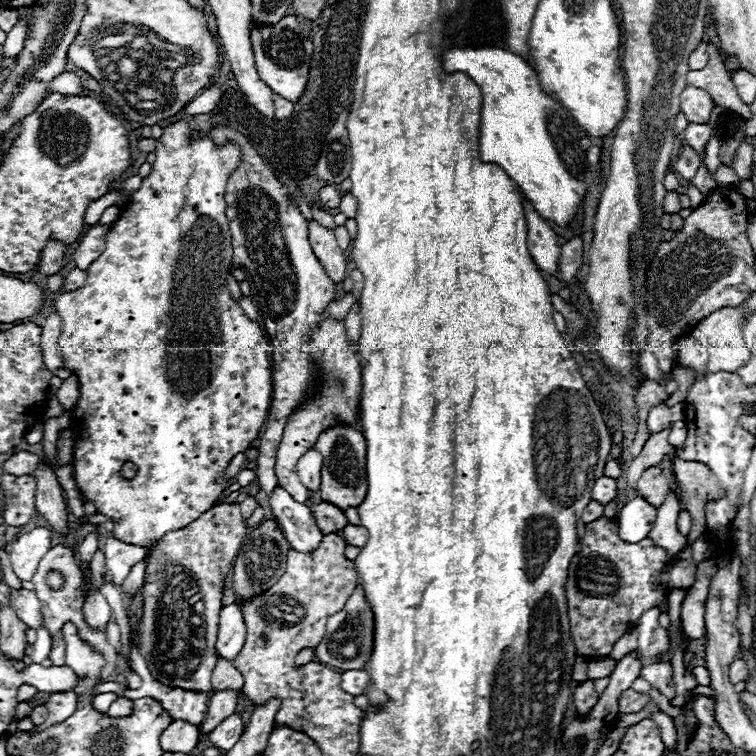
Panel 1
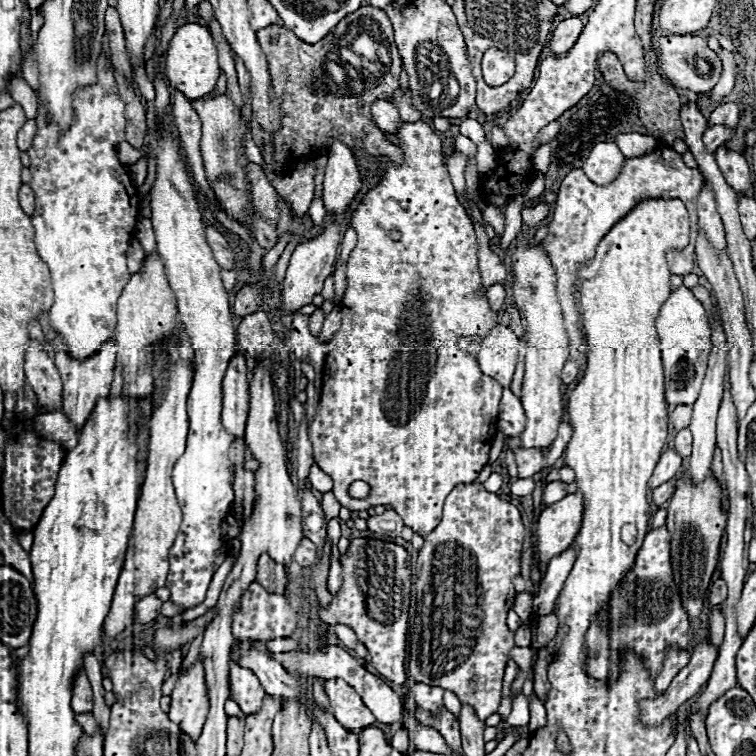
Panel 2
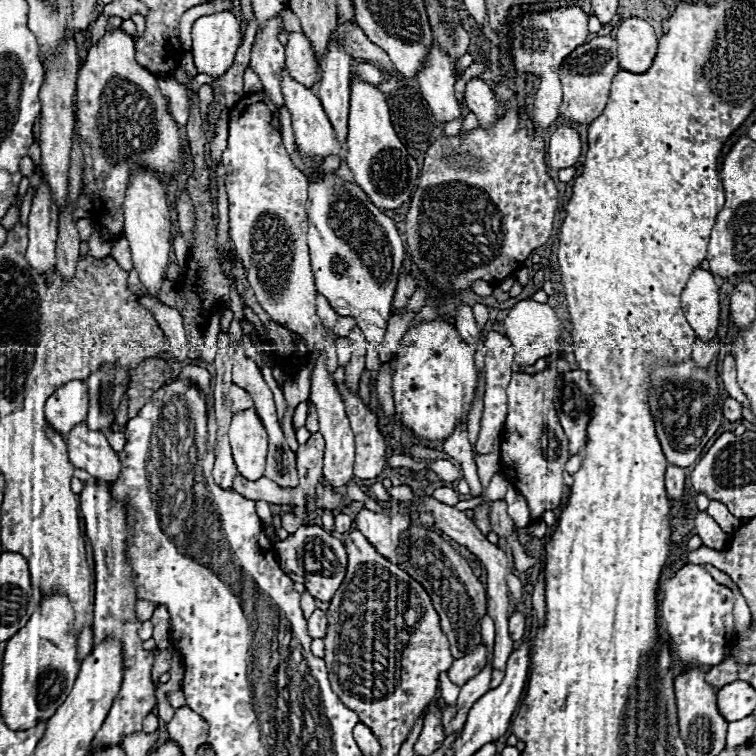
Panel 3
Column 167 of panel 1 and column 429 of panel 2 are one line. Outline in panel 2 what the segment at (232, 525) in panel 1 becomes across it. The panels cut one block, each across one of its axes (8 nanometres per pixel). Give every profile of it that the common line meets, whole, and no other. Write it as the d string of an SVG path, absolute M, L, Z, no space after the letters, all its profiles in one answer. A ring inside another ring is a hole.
M458 484L444 502L440 524L424 538L418 554L416 576L416 618L410 646L408 670L418 682L452 690L460 702L470 704L478 718L494 714L502 700L502 678L514 634L506 626L506 614L514 604L516 590L512 578L520 574L520 552L524 526L516 506L488 492L484 484Z

